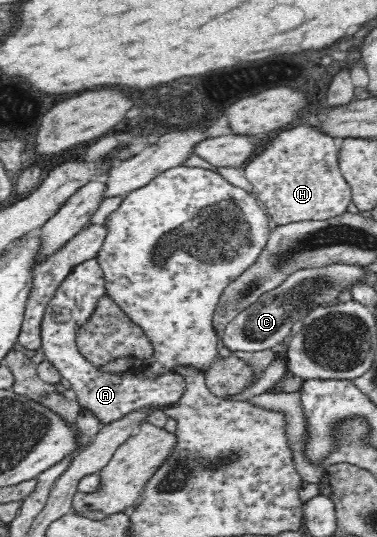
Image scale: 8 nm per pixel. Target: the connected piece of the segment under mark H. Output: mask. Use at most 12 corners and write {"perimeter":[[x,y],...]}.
{"perimeter":[[301,122],[246,163],[277,226],[347,212],[335,139]]}

